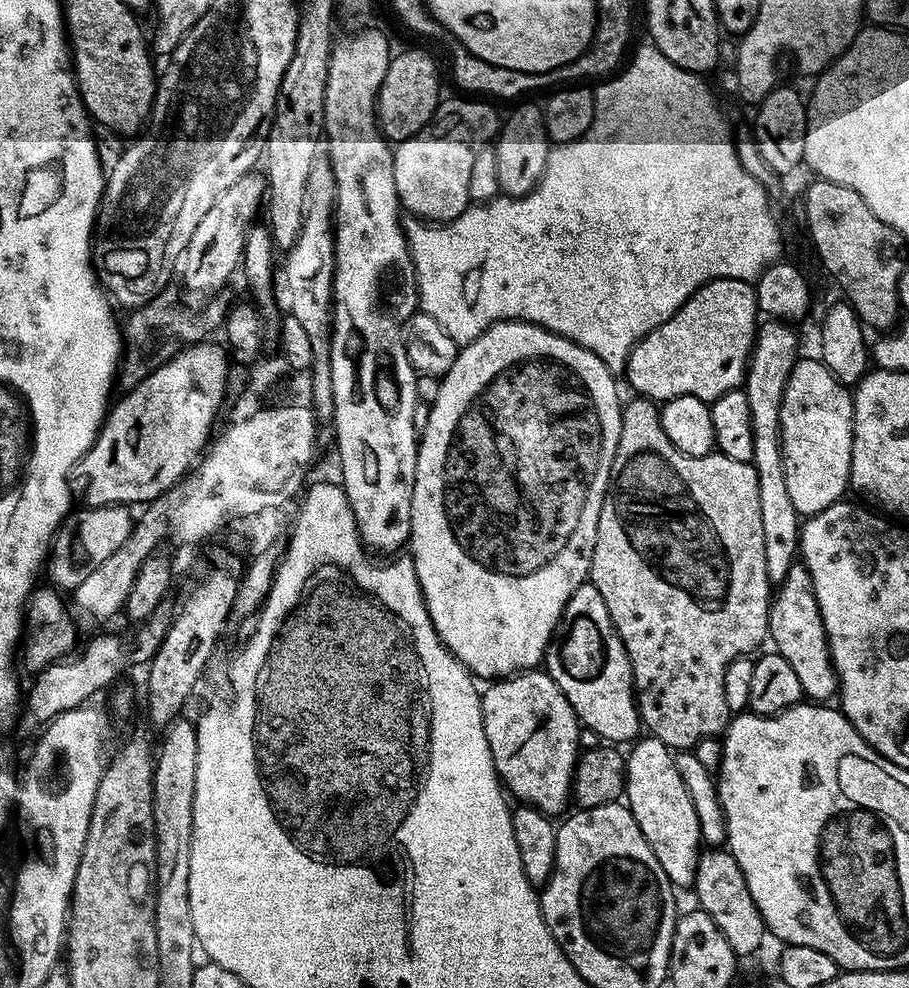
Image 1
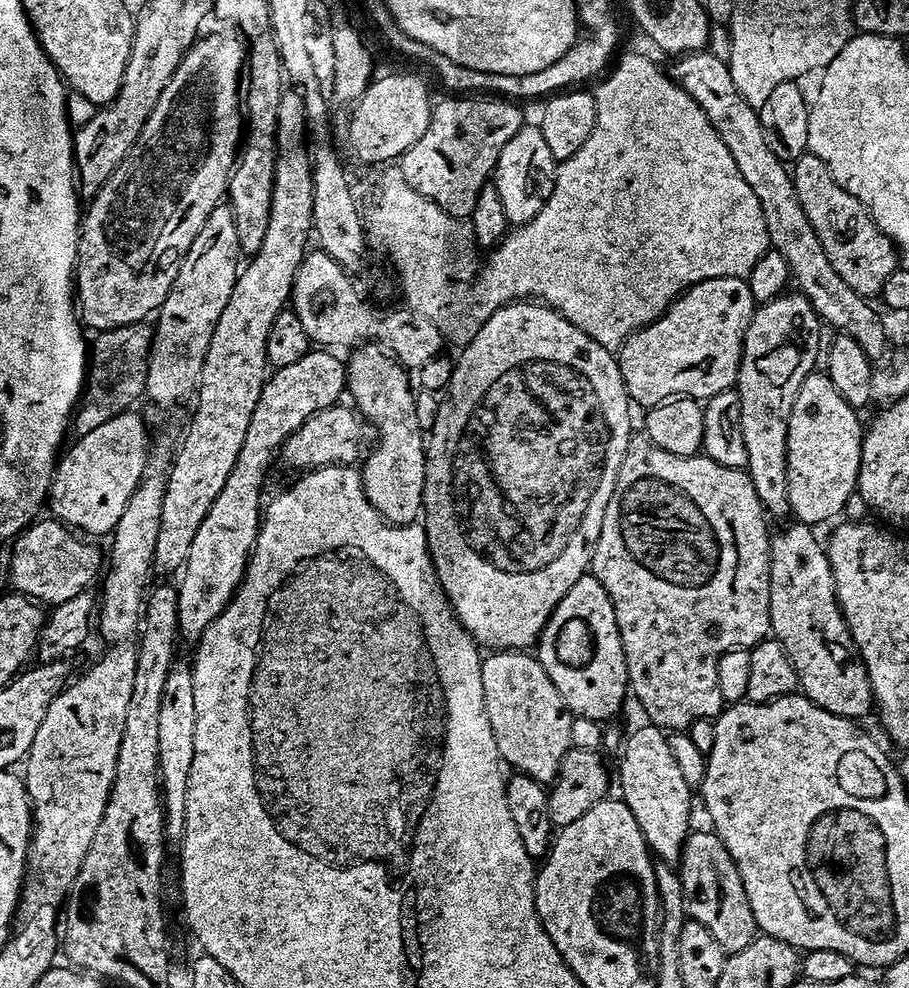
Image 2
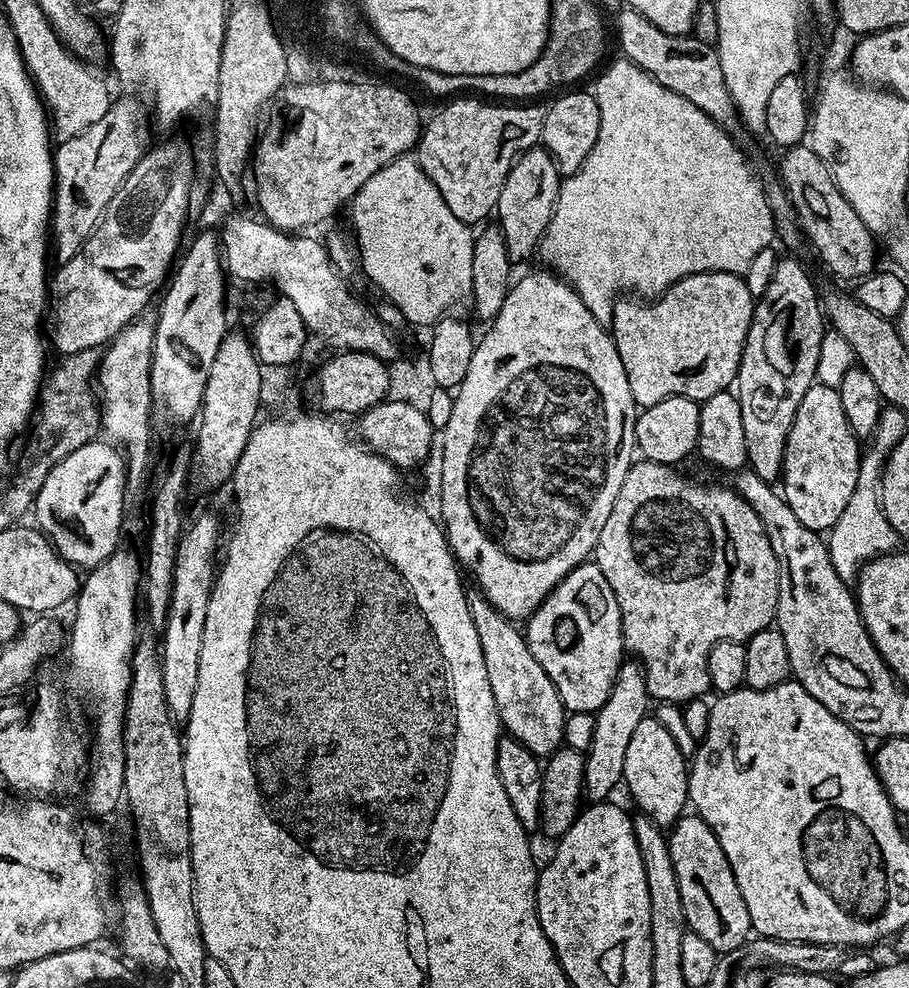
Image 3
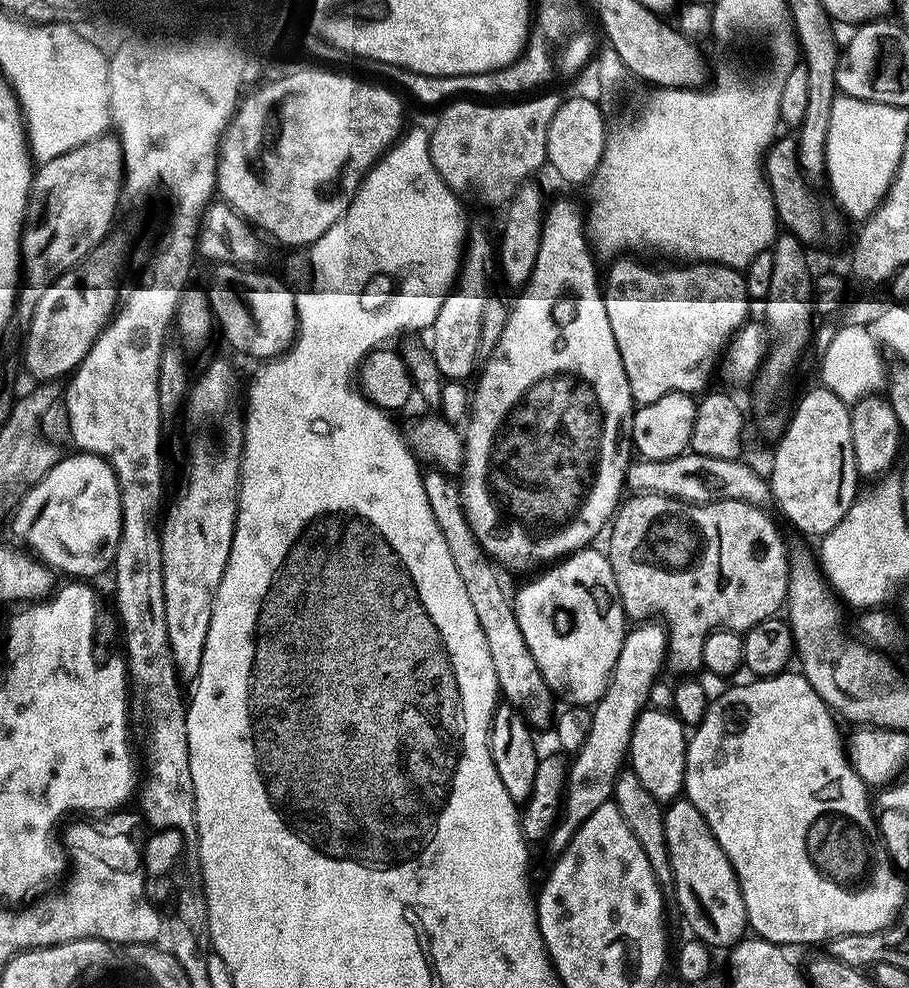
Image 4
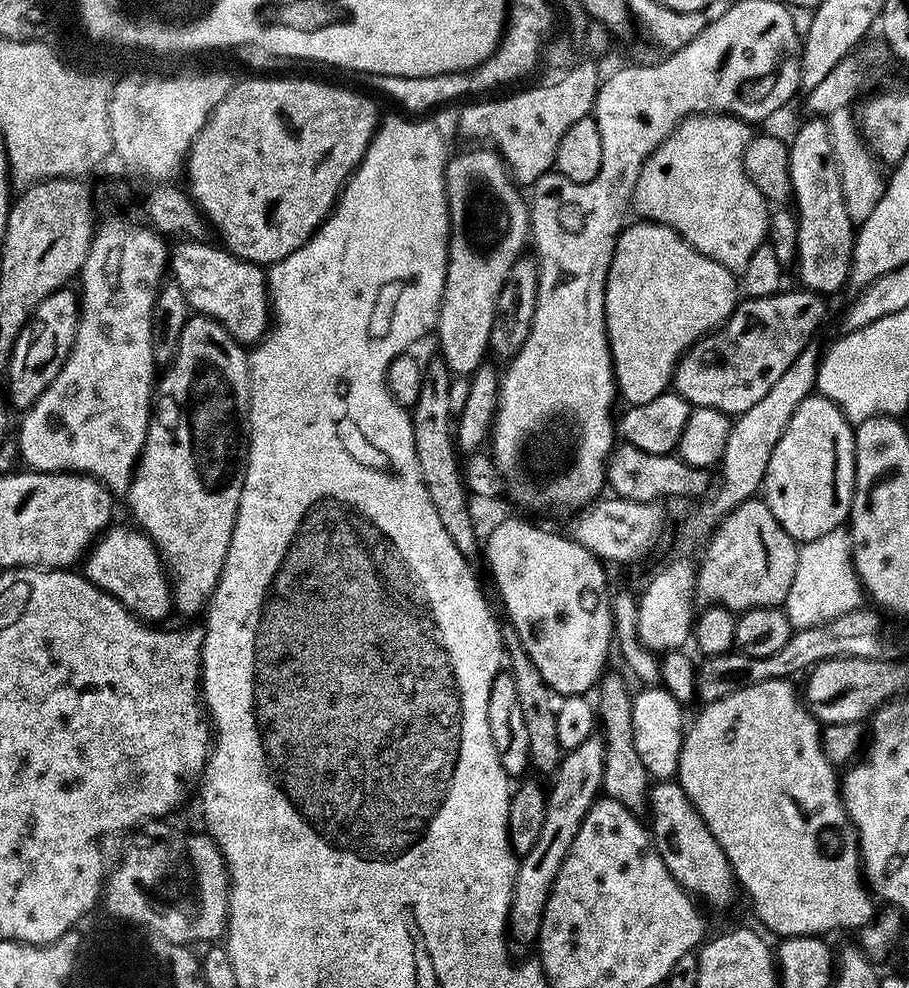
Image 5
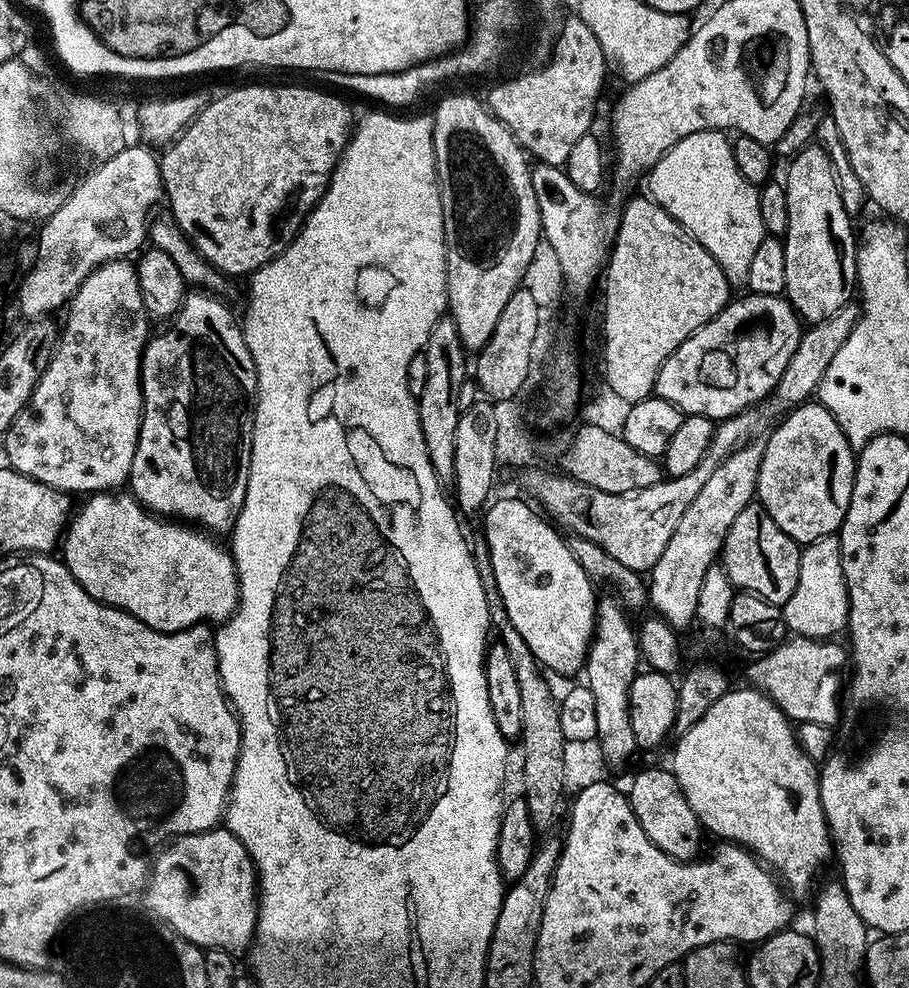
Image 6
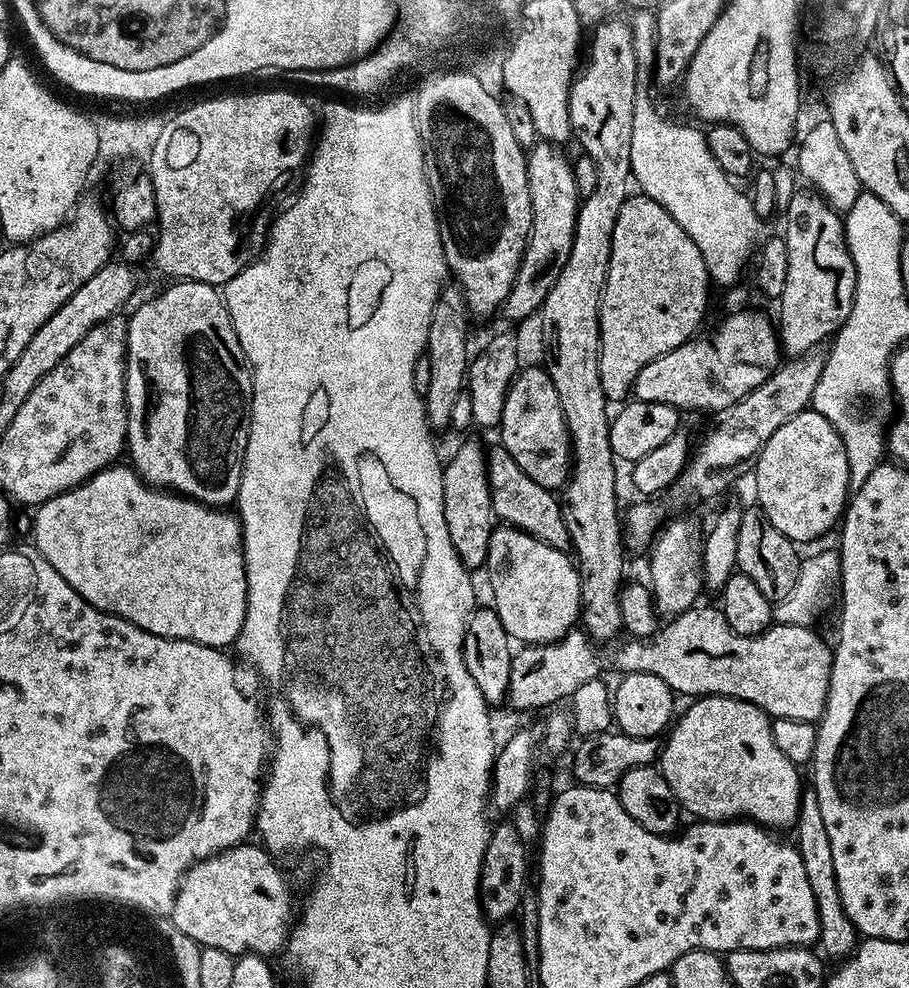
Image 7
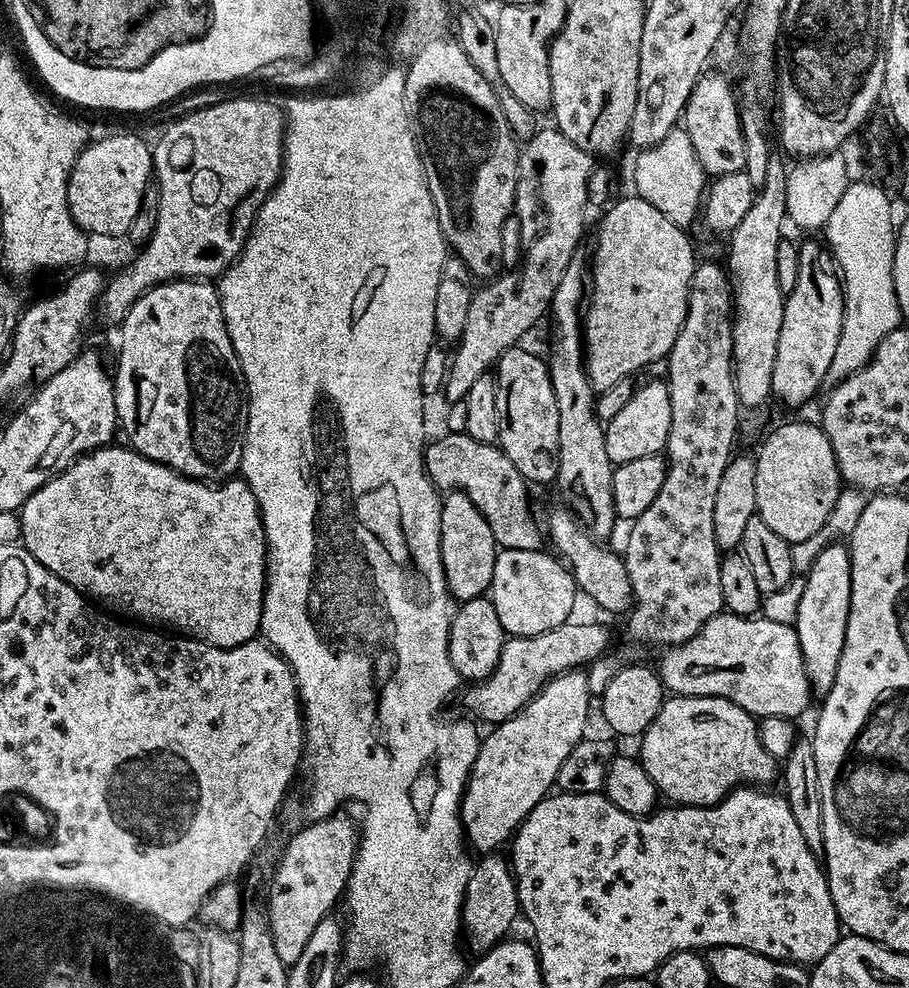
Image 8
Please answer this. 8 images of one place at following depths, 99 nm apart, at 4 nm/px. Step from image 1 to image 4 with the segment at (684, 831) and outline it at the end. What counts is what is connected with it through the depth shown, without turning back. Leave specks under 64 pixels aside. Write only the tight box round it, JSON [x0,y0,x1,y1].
[628,706,688,802]

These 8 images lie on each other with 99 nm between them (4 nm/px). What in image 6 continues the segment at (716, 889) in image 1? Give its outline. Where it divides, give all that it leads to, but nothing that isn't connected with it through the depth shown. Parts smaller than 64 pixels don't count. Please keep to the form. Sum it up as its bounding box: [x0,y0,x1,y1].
[626,767,706,860]

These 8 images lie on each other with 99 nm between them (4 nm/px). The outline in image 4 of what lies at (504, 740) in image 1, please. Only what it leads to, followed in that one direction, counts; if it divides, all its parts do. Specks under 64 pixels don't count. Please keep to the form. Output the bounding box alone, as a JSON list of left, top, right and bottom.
[423,471,554,730]

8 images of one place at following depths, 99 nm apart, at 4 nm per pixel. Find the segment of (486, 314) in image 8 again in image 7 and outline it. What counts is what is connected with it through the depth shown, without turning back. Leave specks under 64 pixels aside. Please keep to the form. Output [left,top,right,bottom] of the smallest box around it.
[502,142,581,320]

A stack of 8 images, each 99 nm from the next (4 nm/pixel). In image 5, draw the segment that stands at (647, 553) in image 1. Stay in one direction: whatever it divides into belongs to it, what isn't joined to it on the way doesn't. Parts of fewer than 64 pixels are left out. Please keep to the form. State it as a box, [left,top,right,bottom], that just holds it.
[696,498,797,614]

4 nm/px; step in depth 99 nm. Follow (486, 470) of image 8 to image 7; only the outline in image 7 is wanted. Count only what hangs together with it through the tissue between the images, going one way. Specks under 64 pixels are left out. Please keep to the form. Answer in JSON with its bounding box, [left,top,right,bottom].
[488,444,571,551]

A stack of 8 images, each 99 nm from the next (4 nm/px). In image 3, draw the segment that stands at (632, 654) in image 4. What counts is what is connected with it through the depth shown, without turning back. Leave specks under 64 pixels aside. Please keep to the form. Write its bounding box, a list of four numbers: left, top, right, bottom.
[584,658,650,802]

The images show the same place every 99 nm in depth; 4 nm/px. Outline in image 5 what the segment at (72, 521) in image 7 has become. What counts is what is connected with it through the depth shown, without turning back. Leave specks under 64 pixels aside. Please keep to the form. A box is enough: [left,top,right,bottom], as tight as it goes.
[83,526,173,622]

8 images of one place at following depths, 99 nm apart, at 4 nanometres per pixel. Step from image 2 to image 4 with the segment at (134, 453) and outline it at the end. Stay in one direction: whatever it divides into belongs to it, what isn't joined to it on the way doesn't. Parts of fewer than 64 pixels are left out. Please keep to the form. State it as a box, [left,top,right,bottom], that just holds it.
[10,452,122,578]

